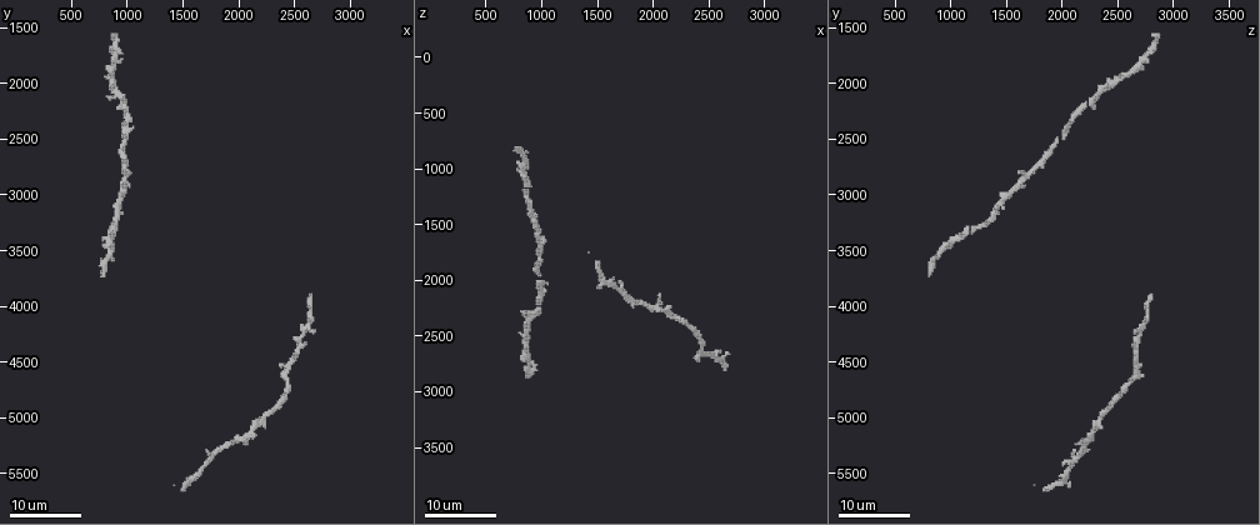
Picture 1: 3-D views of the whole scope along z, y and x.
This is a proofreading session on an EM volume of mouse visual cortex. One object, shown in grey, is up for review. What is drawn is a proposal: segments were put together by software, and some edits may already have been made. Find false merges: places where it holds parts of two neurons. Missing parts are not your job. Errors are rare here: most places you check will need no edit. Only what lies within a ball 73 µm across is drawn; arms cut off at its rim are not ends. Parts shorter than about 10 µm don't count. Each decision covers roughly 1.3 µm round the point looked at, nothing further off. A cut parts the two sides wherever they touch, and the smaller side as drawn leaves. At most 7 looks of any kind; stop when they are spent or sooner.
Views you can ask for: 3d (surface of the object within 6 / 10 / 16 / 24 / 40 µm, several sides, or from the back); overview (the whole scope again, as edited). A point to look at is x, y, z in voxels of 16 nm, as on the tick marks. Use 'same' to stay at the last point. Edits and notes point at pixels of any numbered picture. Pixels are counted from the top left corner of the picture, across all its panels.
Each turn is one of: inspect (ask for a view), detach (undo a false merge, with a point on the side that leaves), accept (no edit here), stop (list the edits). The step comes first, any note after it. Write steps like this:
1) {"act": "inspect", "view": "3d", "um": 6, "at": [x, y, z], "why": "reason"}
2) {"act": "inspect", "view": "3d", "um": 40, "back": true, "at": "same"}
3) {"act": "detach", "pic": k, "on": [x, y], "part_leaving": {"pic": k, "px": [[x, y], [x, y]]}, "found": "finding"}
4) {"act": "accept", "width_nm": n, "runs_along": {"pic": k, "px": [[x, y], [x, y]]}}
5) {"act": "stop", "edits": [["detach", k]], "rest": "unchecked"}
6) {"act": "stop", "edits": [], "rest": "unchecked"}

{"act": "inspect", "view": "3d", "um": 16, "at": [900, 3300, 1160], "why": "a narrow waist"}

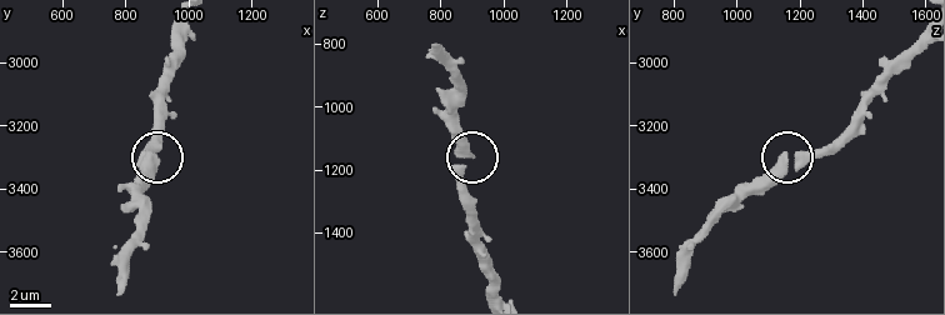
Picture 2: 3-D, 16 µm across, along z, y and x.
{"act": "inspect", "view": "3d", "um": 10, "at": [870, 3290, 1150]}

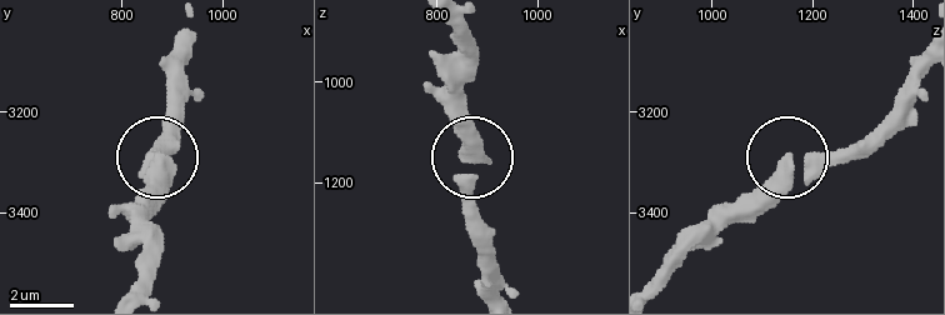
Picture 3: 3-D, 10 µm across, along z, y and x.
{"act": "accept", "runs_along": {"pic": 3, "px": [[500, 294], [468, 194], [468, 100]]}, "found": "one neuron here"}

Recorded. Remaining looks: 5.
{"act": "inspect", "view": "3d", "um": 24, "at": [980, 2500, 1960], "why": "narrows sharply"}

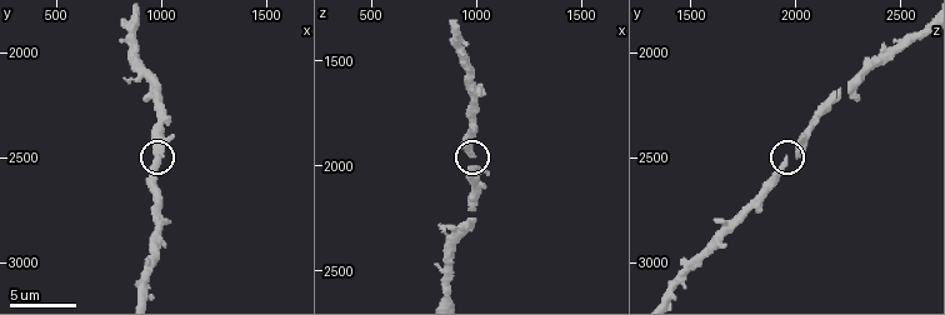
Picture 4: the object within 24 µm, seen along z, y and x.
{"act": "inspect", "view": "3d", "um": 10, "at": [970, 2510, 1950], "why": "zoom in"}

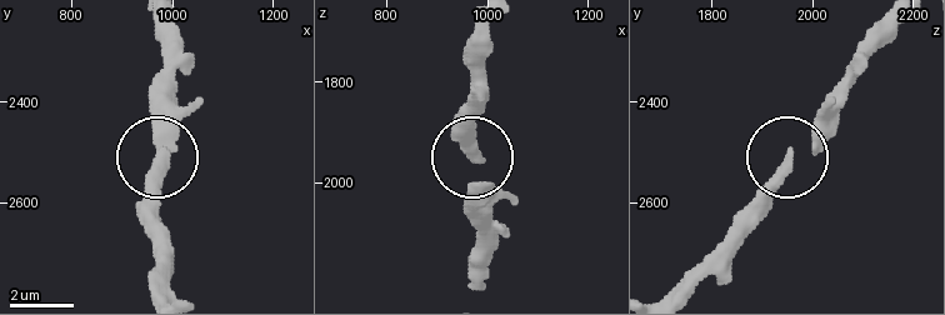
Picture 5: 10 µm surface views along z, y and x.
{"act": "accept", "found": "continuous, no second neuron"}

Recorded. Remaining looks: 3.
{"act": "inspect", "view": "3d", "um": 16, "at": [960, 2190, 2200]}

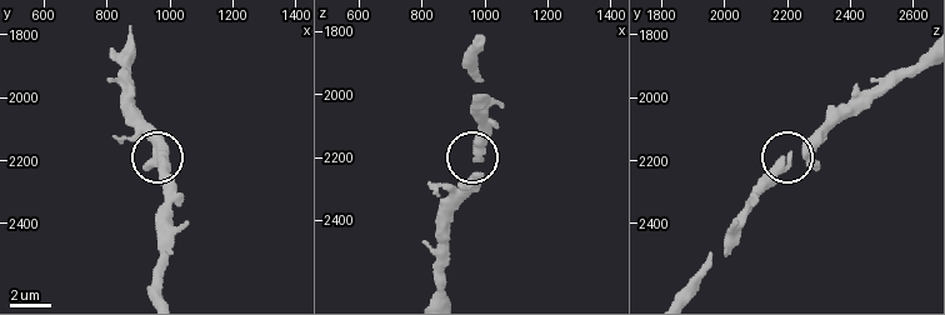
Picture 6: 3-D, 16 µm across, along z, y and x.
{"act": "inspect", "view": "3d", "um": 6, "at": [970, 2170, 2210]}

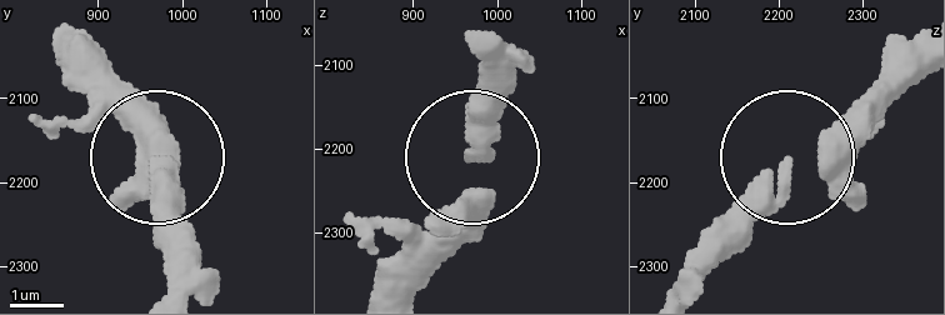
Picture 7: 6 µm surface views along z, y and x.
{"act": "accept", "runs_along": {"pic": 7, "px": [[489, 45], [489, 135], [440, 265]]}, "found": "one neuron here"}

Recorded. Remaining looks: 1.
{"act": "inspect", "view": "3d", "um": 10, "at": [1000, 2930, 1670]}

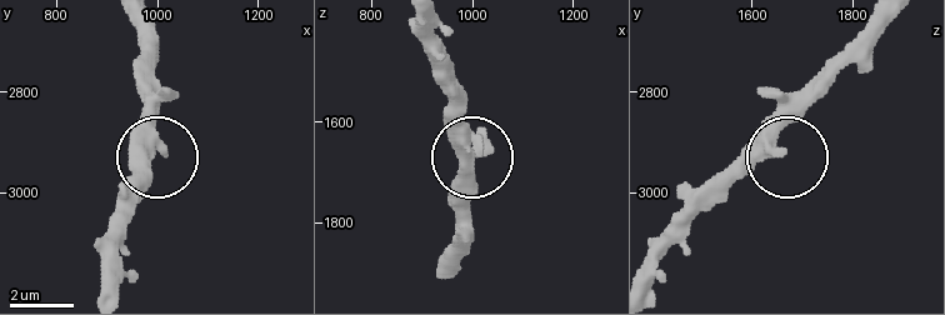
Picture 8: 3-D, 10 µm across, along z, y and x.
{"act": "accept", "side_arm_um": 57, "runs_along": {"pic": 8, "px": [[788, 151], [764, 151], [718, 173]]}, "found": "one neuron here"}

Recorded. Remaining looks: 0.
{"act": "stop", "edits": [], "rest": "unchecked"}

